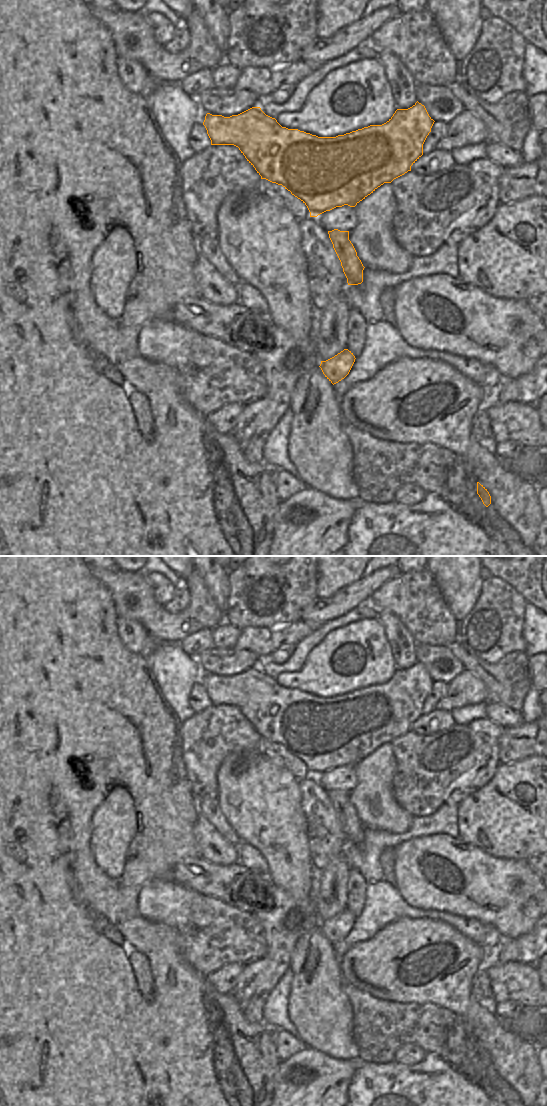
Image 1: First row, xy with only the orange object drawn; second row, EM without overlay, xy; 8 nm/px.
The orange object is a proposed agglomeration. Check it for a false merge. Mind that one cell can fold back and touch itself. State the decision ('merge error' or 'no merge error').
merge error

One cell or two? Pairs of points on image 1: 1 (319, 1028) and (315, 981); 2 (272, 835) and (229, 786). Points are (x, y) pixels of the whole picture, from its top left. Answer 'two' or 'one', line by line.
1: one
2: one

